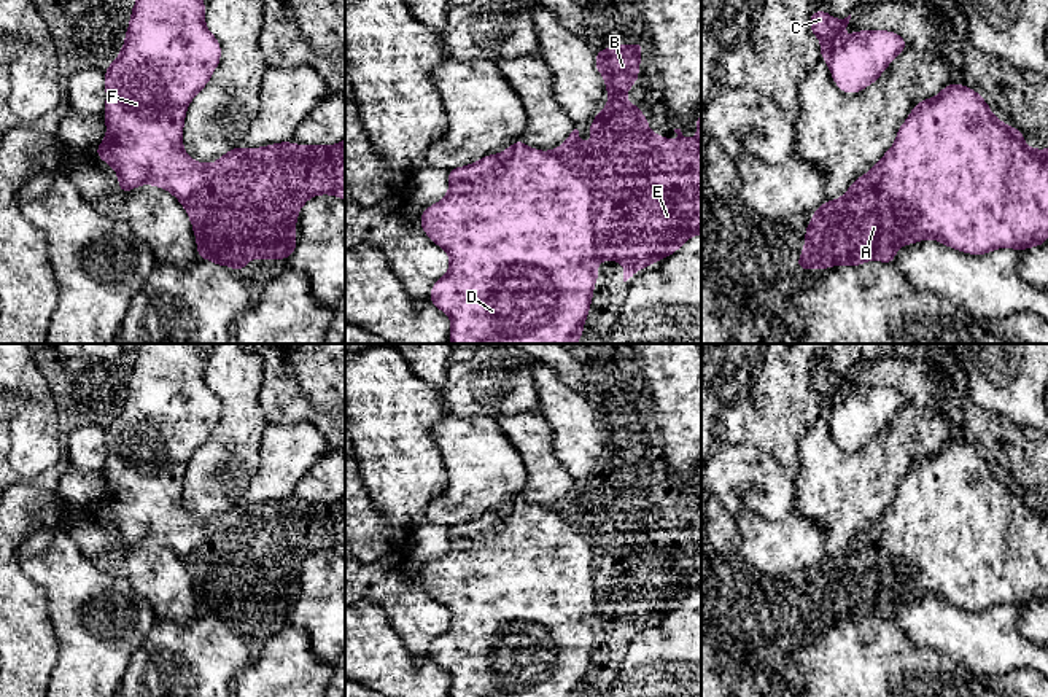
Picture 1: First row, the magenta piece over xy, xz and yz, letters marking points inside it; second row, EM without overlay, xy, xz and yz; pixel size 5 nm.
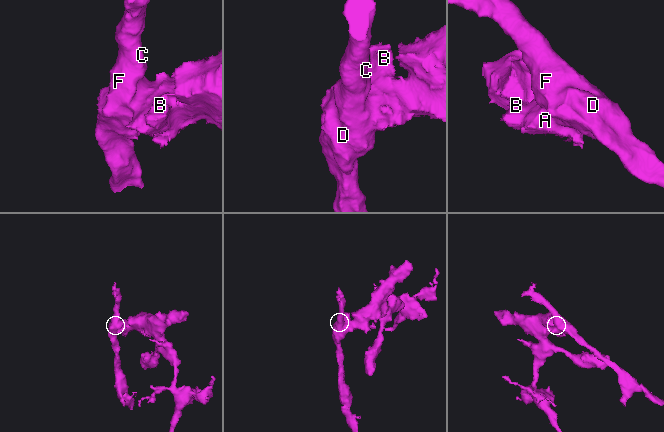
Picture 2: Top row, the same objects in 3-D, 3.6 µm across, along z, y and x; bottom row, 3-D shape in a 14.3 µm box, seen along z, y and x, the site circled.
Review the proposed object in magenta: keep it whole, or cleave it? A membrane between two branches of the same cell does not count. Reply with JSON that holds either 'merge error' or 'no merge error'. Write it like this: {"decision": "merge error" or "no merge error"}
{"decision": "merge error"}

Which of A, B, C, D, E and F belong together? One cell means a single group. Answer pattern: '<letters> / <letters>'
A B E / C D F

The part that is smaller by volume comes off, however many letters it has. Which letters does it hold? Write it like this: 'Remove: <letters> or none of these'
Remove: C, D, F

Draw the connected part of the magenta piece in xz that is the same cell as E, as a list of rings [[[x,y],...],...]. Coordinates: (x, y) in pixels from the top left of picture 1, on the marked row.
[[[638,40],[630,46],[614,45],[595,53],[595,67],[603,75],[609,102],[588,127],[592,145],[587,146],[574,129],[566,142],[555,148],[563,161],[576,159],[576,177],[588,188],[588,212],[595,218],[595,263],[622,261],[623,282],[641,267],[650,267],[676,253],[692,236],[701,236],[701,113],[697,113],[695,140],[684,137],[681,129],[674,129],[676,143],[649,130],[649,119],[639,111],[639,105],[623,100],[628,89],[638,83],[642,46]]]

